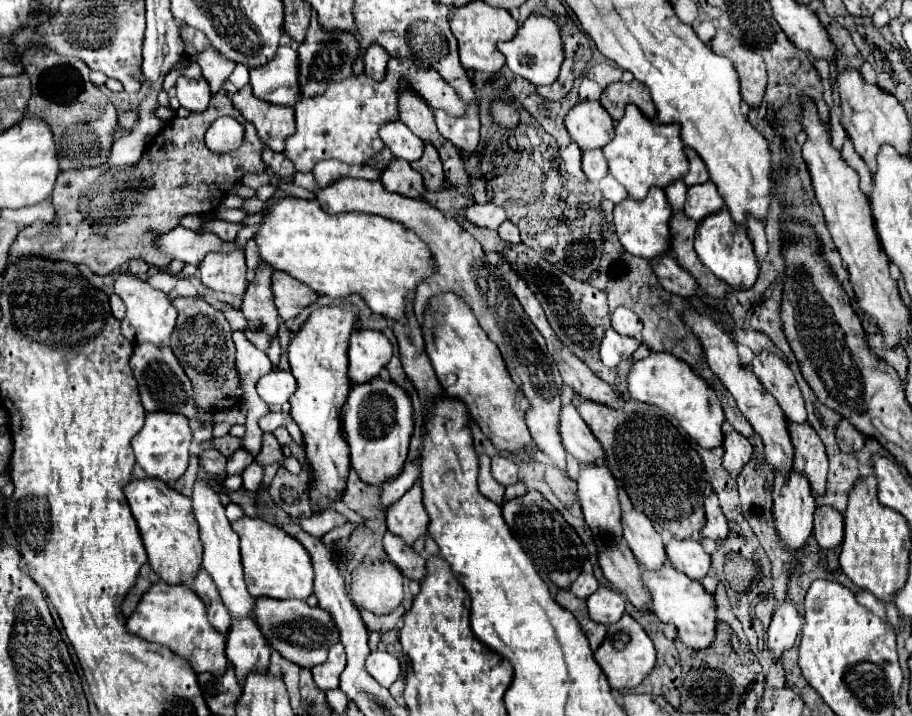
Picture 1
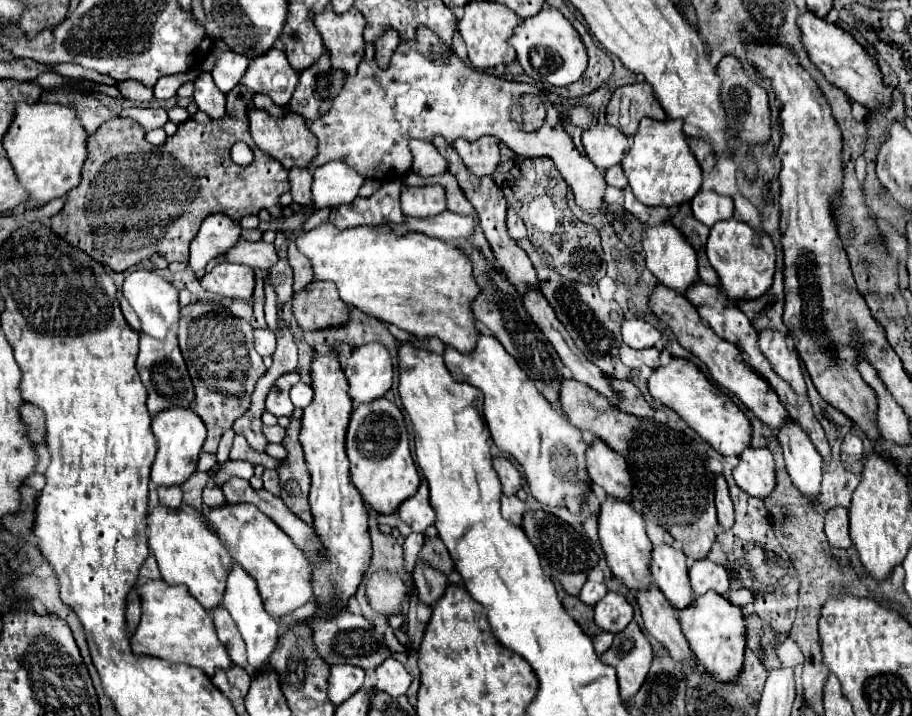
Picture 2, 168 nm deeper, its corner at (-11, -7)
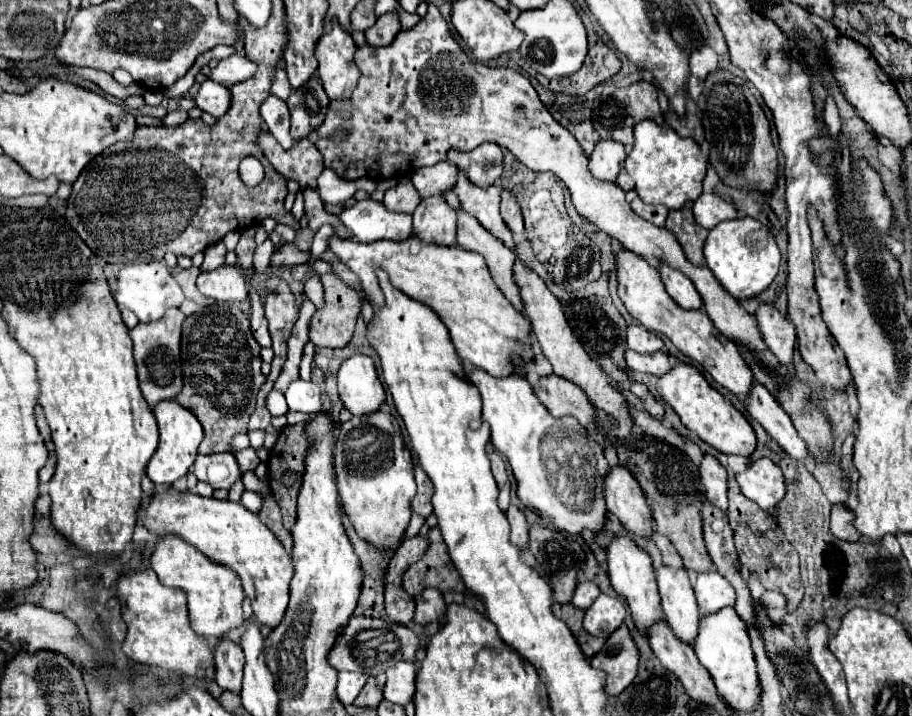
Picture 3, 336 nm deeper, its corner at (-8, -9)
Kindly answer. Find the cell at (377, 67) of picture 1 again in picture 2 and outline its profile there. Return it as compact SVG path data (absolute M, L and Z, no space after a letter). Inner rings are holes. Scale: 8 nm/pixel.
M388 29L388 33L382 35L382 37L374 43L378 67L382 67L382 69L388 69L388 67L390 67L390 59L392 59L392 55L394 55L394 51L396 51L398 45L400 45L400 37L398 37L396 31L392 31L392 29Z

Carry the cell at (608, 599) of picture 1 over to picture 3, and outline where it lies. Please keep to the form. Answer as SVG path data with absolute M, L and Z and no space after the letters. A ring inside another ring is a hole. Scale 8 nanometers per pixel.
M601 593L595 603L585 611L583 627L587 633L593 633L595 637L609 637L625 619L627 607L623 599L611 597Z

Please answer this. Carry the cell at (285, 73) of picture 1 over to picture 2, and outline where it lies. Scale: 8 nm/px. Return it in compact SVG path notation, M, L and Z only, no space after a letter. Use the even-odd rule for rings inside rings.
M272 49L268 55L260 55L260 59L250 61L240 83L252 91L268 95L276 105L288 107L292 91L298 83L298 75L300 73L290 65L286 53Z

